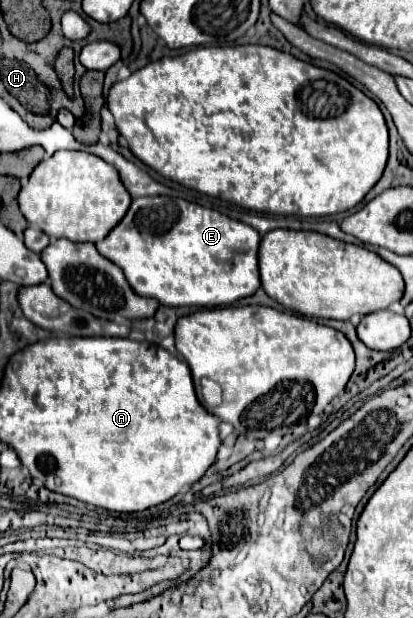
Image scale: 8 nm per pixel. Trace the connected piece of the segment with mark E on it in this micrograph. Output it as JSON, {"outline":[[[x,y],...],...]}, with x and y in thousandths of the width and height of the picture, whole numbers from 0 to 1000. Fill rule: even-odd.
{"outline":[[[337,319],[317,325],[293,361],[283,361],[278,374],[264,374],[254,387],[230,393],[235,406],[288,429],[303,442],[308,458],[332,477],[380,484],[390,494],[409,497],[530,497],[559,494],[588,481],[613,477],[627,464],[627,432],[622,432],[622,406],[627,406],[627,377],[550,348],[535,348],[516,338],[487,335],[477,328],[458,328],[433,319]]]}

